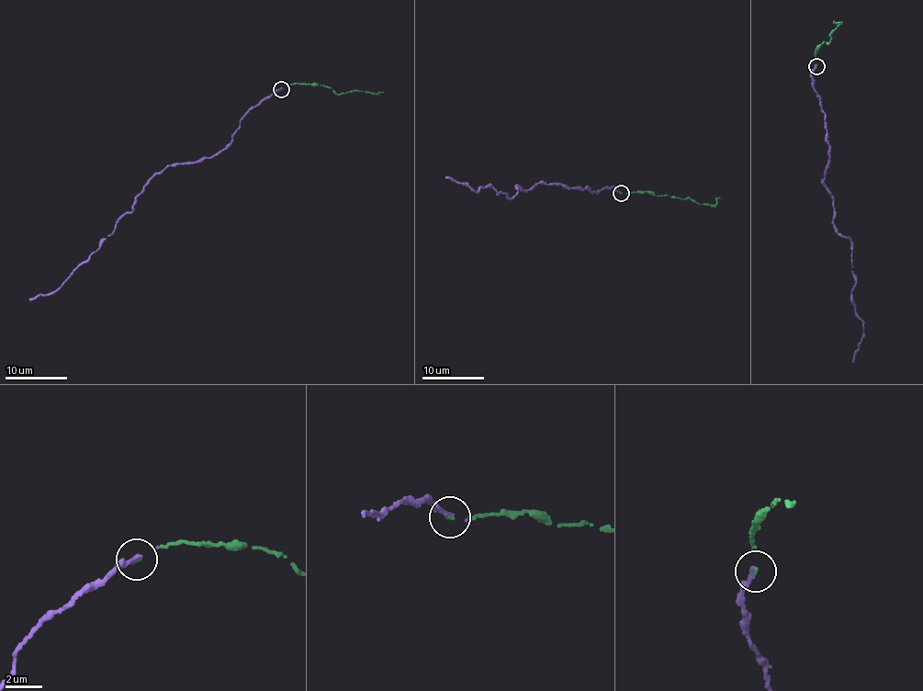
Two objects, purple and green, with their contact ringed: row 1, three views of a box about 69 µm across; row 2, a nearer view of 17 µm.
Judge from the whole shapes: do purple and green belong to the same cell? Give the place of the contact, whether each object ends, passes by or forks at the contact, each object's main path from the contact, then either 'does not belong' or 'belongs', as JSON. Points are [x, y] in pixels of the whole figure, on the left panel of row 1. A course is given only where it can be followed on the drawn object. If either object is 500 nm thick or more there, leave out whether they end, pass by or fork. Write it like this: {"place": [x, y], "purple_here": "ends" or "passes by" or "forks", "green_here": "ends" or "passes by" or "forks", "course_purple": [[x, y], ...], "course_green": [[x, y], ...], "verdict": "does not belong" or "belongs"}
{"place": [281, 89], "purple_here": "ends", "green_here": "ends", "course_purple": [[281, 89], [247, 112], [222, 150], [193, 163], [168, 164], [151, 178], [132, 211], [64, 284], [28, 299]], "course_green": [[281, 89], [292, 84], [310, 84], [324, 84], [335, 93], [359, 90], [383, 92]], "verdict": "belongs"}

